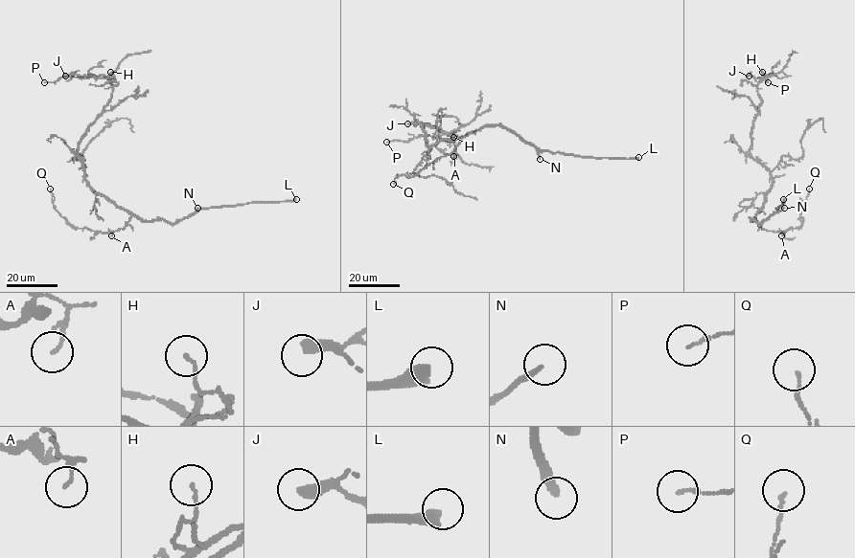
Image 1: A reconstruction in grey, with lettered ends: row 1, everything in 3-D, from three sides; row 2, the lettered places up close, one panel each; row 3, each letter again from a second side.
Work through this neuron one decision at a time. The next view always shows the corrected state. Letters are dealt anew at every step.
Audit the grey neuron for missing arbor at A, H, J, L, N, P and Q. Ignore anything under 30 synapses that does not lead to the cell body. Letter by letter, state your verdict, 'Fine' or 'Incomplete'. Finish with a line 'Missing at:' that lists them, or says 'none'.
A: Fine
H: Fine
J: Fine
L: Incomplete
N: Incomplete
P: Fine
Q: Fine
Missing at: L, N

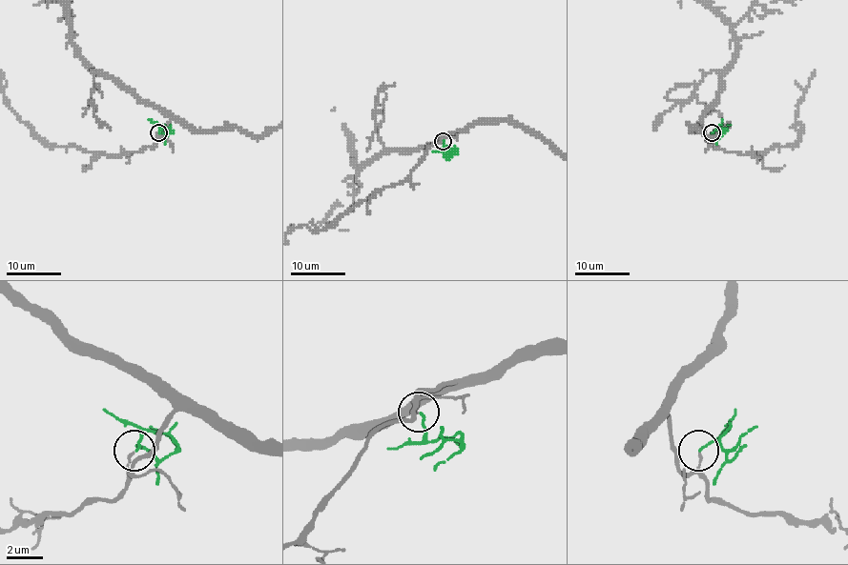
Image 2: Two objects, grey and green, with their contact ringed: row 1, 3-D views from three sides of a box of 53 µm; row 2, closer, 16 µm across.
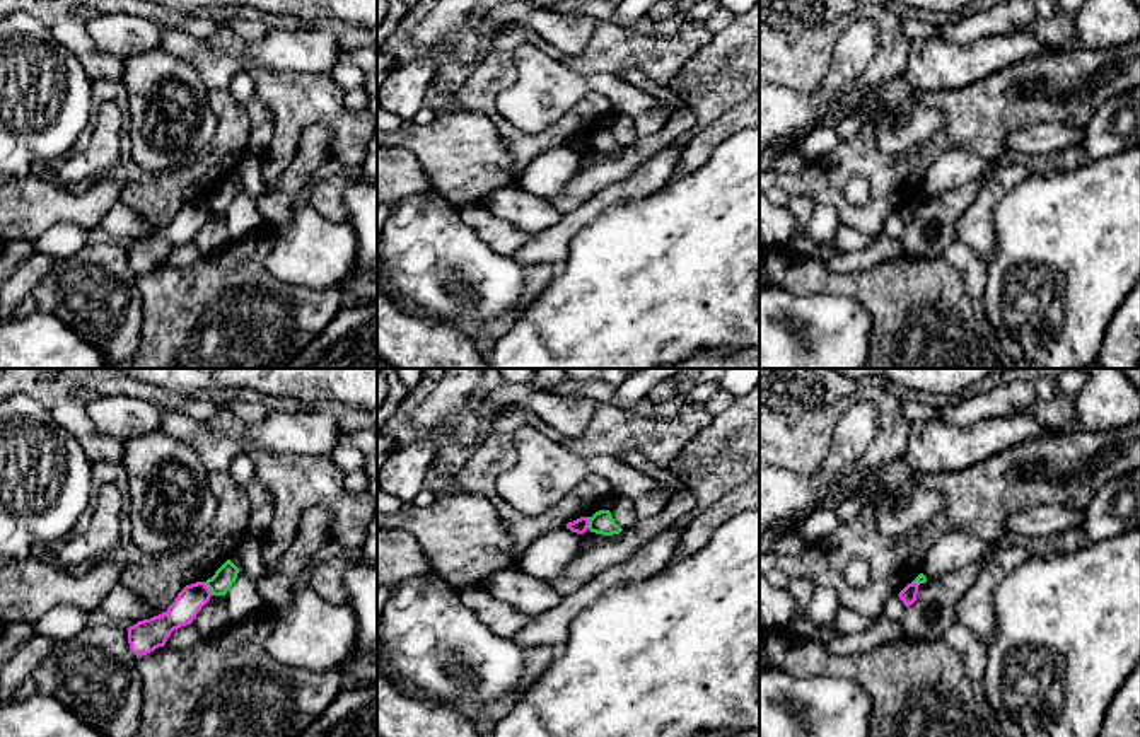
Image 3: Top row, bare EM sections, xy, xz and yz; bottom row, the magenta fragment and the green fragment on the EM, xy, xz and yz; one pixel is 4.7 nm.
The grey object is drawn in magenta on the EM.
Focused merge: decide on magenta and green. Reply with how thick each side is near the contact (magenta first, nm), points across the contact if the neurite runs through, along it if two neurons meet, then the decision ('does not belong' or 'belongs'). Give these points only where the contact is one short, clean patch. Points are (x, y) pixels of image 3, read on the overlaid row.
calibres 130 and 100 nm; border xy (203, 582), (212, 594); does not belong

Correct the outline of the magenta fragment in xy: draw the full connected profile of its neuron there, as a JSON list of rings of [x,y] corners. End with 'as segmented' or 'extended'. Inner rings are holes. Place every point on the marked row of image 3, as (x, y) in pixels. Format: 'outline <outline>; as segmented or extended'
outline [[[205,582],[186,585],[166,612],[128,628],[130,650],[138,659],[164,647],[174,630],[193,623],[210,597],[212,592]]]; as segmented

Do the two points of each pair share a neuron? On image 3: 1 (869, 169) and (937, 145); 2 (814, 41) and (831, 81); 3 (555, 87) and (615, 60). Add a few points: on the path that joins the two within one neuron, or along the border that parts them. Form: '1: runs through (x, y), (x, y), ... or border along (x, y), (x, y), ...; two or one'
1: runs through (886, 169), (908, 169), (920, 157); one
2: border along (833, 69), (809, 92), (794, 92), (791, 89); two
3: border along (550, 55), (577, 70), (610, 72), (622, 79); two

